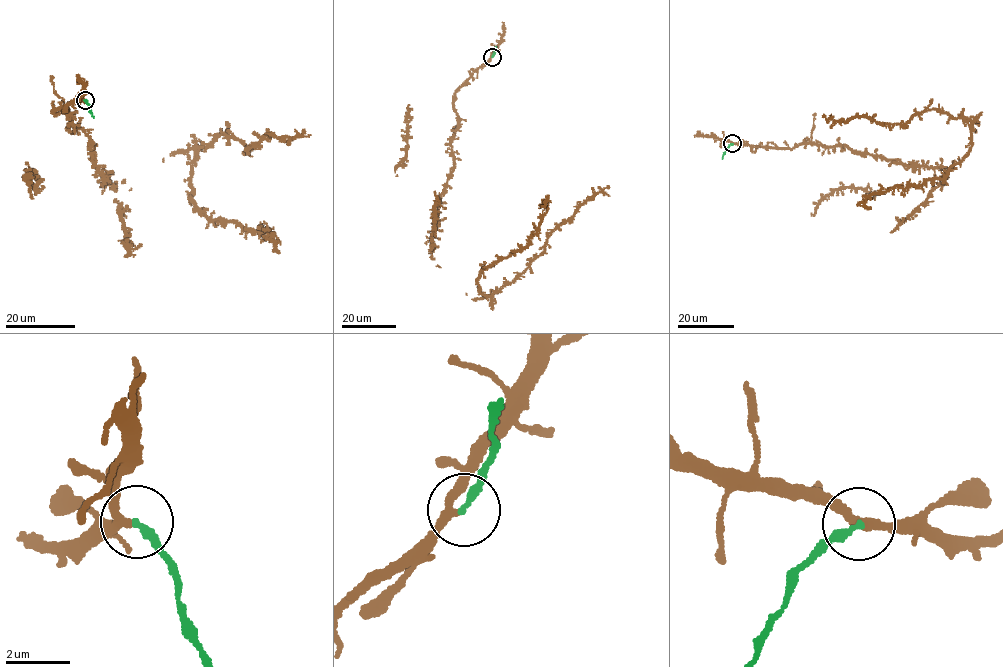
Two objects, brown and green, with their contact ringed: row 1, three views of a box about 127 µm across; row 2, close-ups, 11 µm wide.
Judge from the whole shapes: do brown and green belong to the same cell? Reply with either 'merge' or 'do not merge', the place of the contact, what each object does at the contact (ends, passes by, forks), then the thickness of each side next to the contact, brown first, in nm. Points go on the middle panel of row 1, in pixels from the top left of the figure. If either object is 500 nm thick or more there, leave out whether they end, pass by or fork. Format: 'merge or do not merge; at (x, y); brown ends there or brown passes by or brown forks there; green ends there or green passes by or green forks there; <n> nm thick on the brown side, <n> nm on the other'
do not merge; at (492, 57); brown passes by; green ends there; 240 nm thick on the brown side, 240 nm on the other

